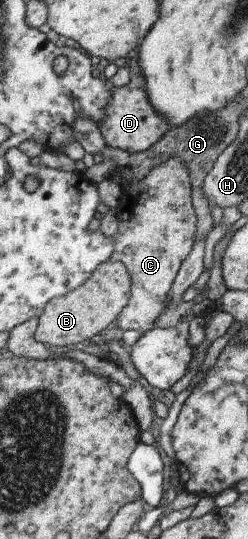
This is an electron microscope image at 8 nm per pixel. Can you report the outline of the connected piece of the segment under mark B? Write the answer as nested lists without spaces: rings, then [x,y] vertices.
[[[113,260],[102,262],[81,286],[47,302],[38,316],[35,340],[42,345],[71,346],[71,343],[91,339],[117,319],[127,306],[130,284],[130,274],[122,262]]]

